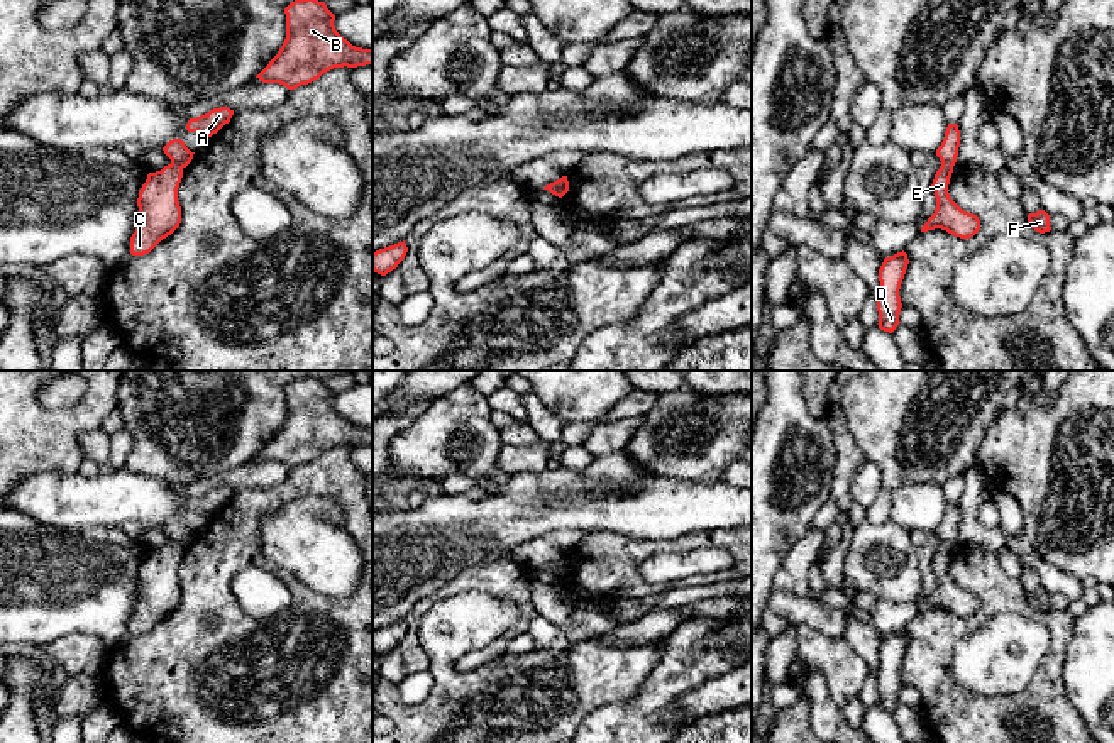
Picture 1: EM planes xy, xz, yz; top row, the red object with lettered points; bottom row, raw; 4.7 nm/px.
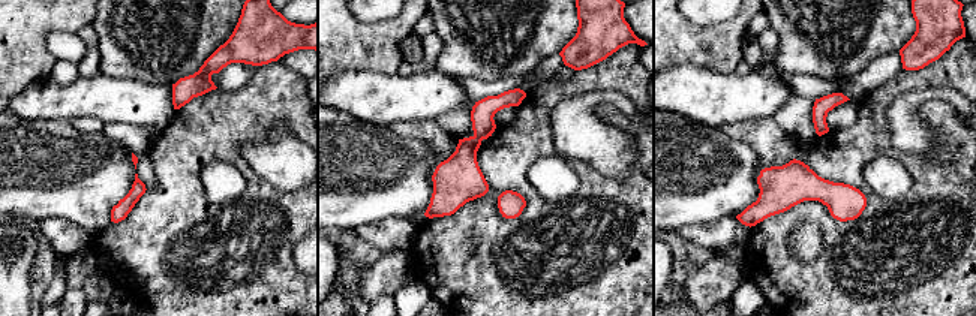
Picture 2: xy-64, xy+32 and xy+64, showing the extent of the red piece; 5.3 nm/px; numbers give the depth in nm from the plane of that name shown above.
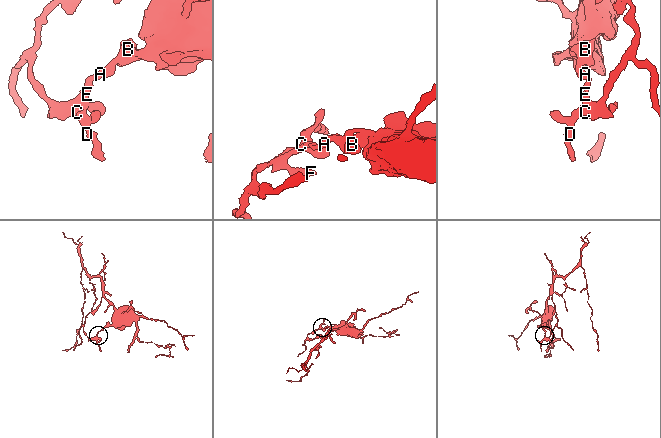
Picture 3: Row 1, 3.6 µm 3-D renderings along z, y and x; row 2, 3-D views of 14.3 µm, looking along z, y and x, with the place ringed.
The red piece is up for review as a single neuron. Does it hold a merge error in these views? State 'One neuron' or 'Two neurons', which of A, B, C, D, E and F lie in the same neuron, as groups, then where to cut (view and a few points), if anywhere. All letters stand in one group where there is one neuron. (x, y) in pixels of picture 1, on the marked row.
Two neurons. Groups: A B / C D E F. Split along xy (171, 161), (183, 166)

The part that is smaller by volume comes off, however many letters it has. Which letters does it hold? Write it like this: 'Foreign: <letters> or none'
Foreign: C, D, E, F

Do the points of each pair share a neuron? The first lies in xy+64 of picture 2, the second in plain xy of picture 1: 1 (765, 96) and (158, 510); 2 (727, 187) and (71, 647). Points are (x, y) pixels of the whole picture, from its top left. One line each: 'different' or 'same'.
1: same
2: different

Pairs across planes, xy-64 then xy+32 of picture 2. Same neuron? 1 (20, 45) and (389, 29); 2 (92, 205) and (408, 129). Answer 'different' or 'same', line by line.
1: same
2: different

